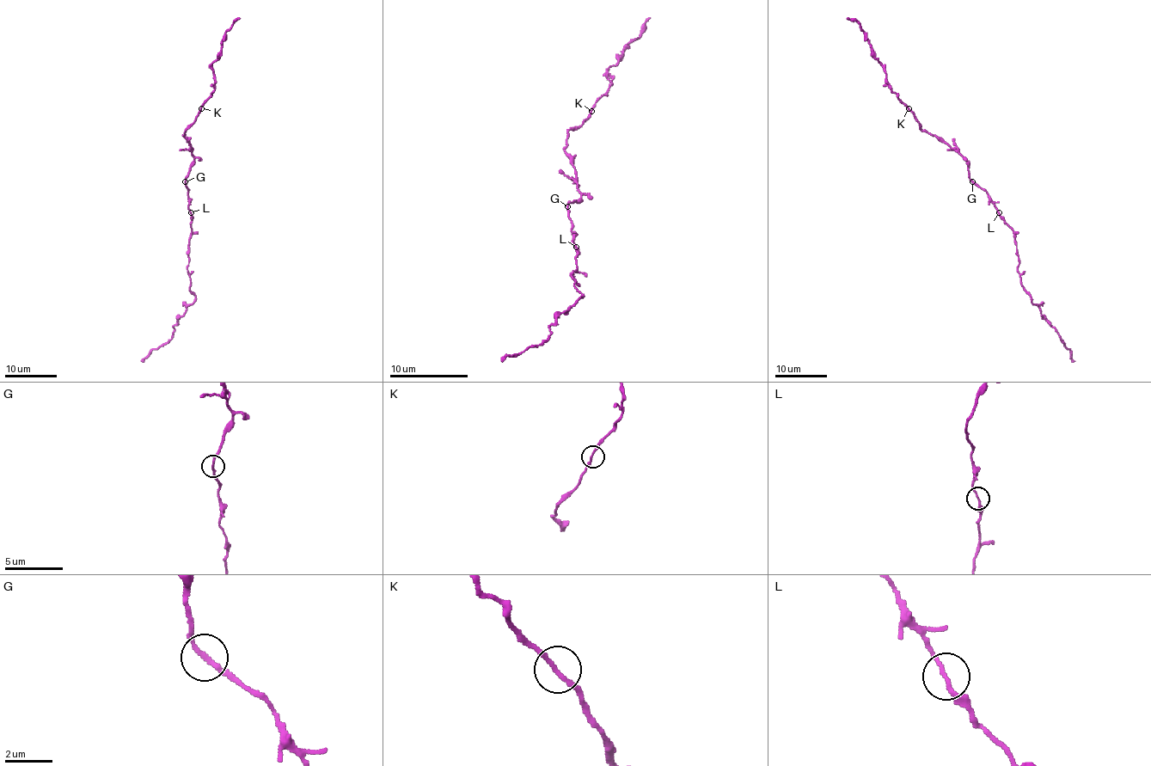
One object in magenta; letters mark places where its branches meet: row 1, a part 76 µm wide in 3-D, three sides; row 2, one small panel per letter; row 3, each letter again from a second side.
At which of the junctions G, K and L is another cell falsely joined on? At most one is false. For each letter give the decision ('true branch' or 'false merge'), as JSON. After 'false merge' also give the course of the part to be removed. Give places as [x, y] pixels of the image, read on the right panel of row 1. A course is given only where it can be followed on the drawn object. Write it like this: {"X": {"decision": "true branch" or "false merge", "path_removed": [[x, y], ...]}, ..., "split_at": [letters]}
{"G": {"decision": "true branch"}, "K": {"decision": "true branch"}, "L": {"decision": "true branch"}, "split_at": []}

